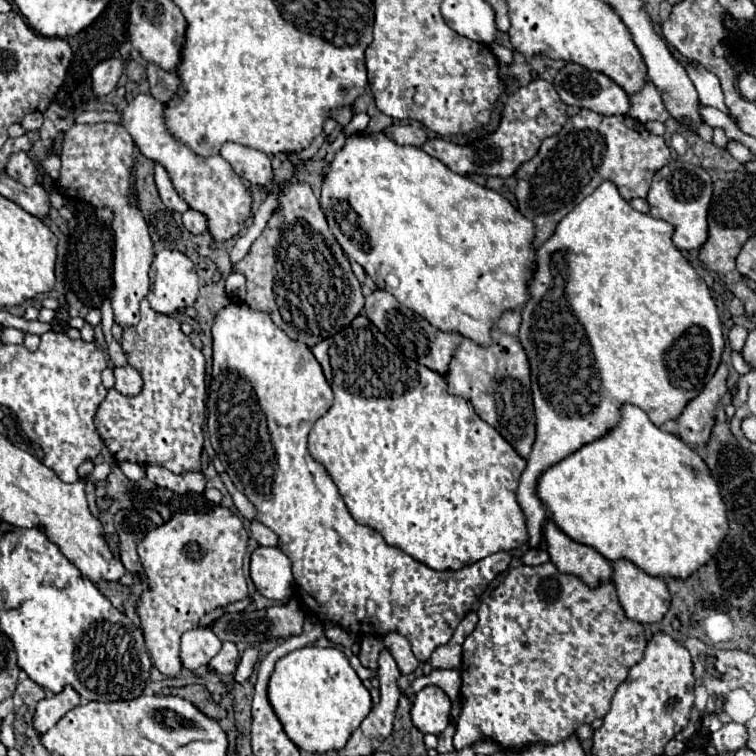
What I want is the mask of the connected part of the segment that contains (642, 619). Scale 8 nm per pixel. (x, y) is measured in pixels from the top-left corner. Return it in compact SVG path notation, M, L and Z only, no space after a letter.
M627 559L613 561L613 577L625 615L637 623L657 623L669 609L671 597L659 577L651 577Z

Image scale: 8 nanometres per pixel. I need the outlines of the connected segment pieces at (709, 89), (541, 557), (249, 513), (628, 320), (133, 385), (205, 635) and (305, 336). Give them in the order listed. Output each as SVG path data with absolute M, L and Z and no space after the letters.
M691 63L687 67L687 73L699 93L699 99L703 105L711 105L711 107L717 107L719 111L723 111L731 121L735 121L735 117L729 113L727 105L723 103L723 93L721 93L721 87L719 87L719 79L707 71L701 63Z
M537 547L537 549L529 549L521 561L525 565L541 565L541 563L547 563L549 561L549 553L543 549L543 547Z
M223 471L223 473L219 473L219 477L221 477L221 481L225 483L227 491L231 493L233 503L235 503L235 507L239 509L239 513L241 513L243 517L247 517L249 521L253 521L253 519L255 519L255 507L251 505L251 501L249 501L241 491L237 491L237 487L231 483L231 479L229 479L229 475L227 475L225 471Z
M611 181L601 183L589 197L585 197L571 213L567 213L551 239L547 239L539 249L537 249L537 269L533 275L533 281L529 283L531 291L531 301L523 307L523 321L519 329L519 339L521 345L529 357L531 363L531 391L533 391L533 407L535 407L535 417L537 417L537 439L533 443L533 451L527 459L527 467L519 479L519 489L517 489L517 501L525 513L527 519L527 529L529 529L529 543L531 547L537 547L541 541L541 529L547 519L547 507L543 501L537 497L537 481L543 471L547 471L551 465L559 463L567 455L575 453L583 445L607 435L611 429L617 427L621 419L621 407L625 403L637 405L649 413L649 419L659 427L669 419L677 419L685 405L701 393L701 389L709 383L713 373L717 371L717 365L721 363L721 353L723 353L723 325L717 315L717 305L709 293L709 287L705 281L697 275L697 271L689 265L689 261L681 255L681 251L673 245L671 241L673 227L667 221L653 219L651 215L635 211L617 191L617 187Z
M131 365L115 367L115 389L127 397L133 397L143 389L143 379Z
M209 627L191 629L181 635L181 661L183 666L191 671L202 665L208 665L209 661L219 653L219 649L221 641Z
M305 183L285 187L283 195L279 197L279 207L271 215L265 231L257 241L253 241L247 257L235 265L235 271L241 271L247 277L247 305L255 311L267 313L285 335L305 343L307 347L313 347L325 337L339 333L363 309L361 285L351 271L347 255L329 233L319 201L315 199L311 187Z

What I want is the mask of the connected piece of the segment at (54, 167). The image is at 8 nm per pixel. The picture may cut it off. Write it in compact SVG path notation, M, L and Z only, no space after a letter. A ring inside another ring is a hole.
M48 154L41 162L46 174L53 180L57 180L60 175L61 162L58 155Z

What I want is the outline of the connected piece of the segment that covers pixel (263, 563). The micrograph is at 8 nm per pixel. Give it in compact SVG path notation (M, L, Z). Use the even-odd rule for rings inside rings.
M257 547L251 555L251 581L267 599L289 599L295 587L291 561L277 547Z

